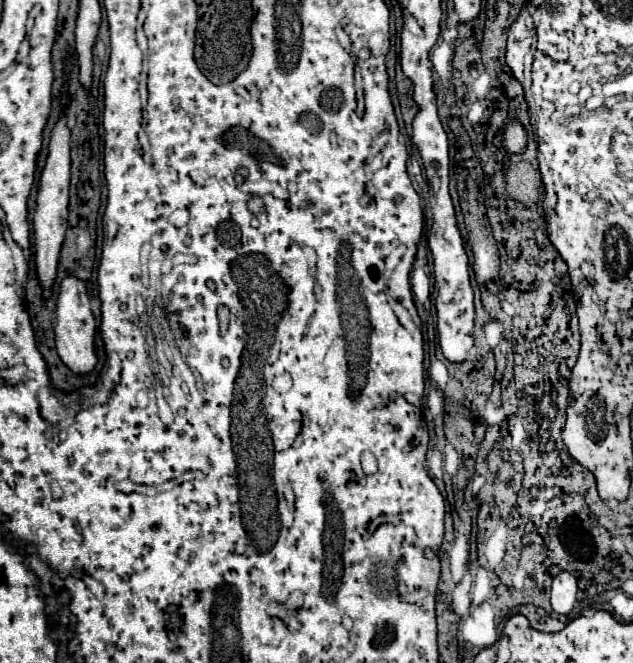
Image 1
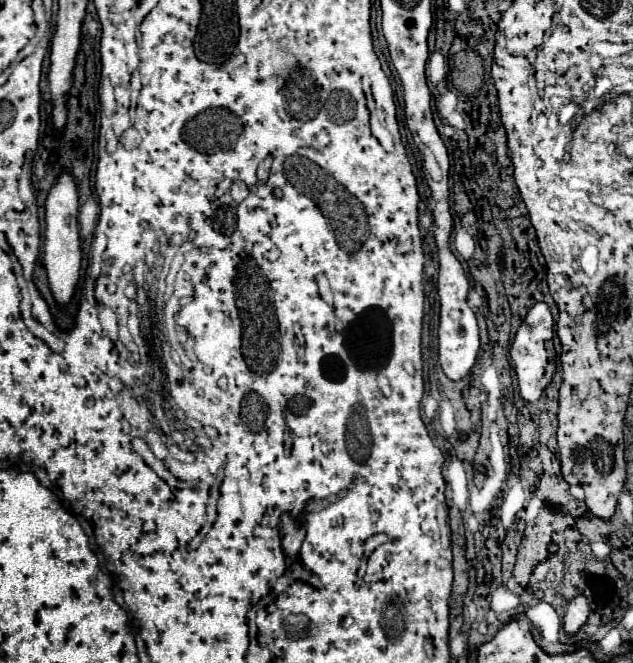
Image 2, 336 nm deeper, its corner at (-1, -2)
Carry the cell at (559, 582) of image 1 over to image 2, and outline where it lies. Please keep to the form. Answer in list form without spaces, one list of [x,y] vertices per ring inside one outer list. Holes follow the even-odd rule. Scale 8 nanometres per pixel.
[[[576,596],[568,602],[566,606],[566,616],[564,616],[564,632],[566,634],[576,634],[588,620],[590,608],[584,596]]]

